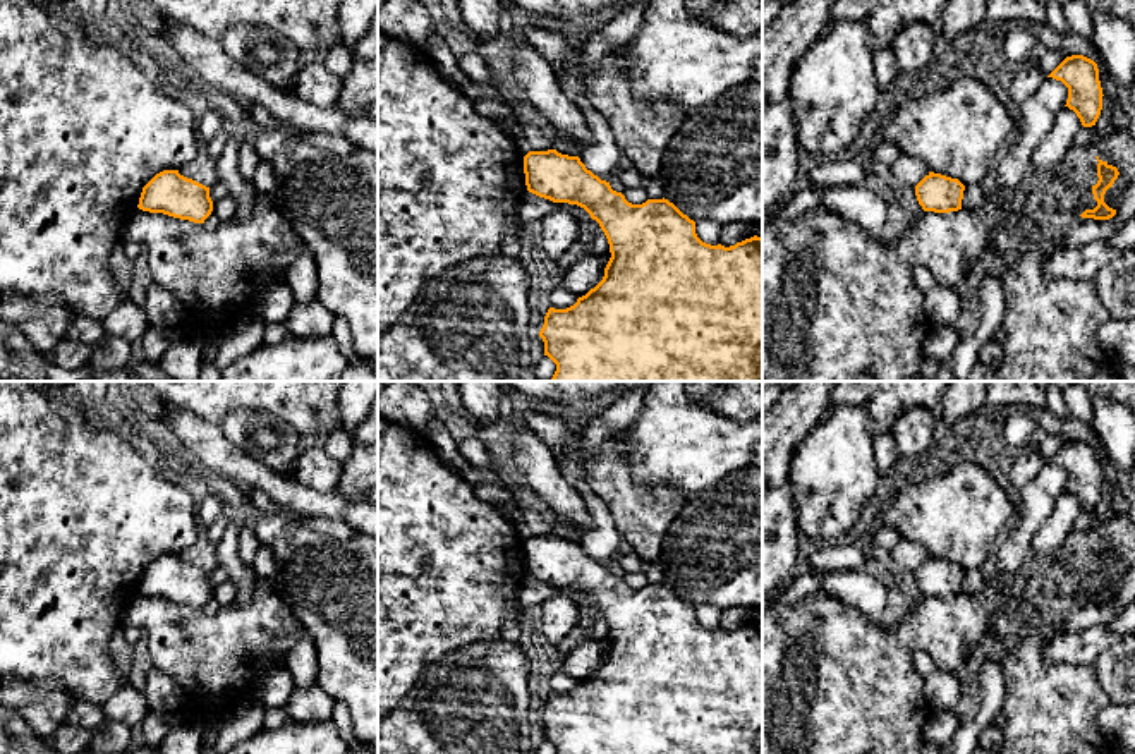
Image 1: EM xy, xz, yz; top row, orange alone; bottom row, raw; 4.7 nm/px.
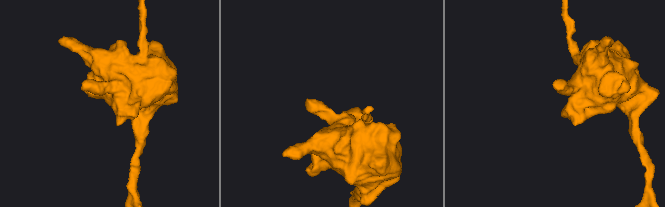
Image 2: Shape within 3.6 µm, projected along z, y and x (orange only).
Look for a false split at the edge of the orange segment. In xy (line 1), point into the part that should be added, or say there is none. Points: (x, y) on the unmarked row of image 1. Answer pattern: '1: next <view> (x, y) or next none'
1: next none

